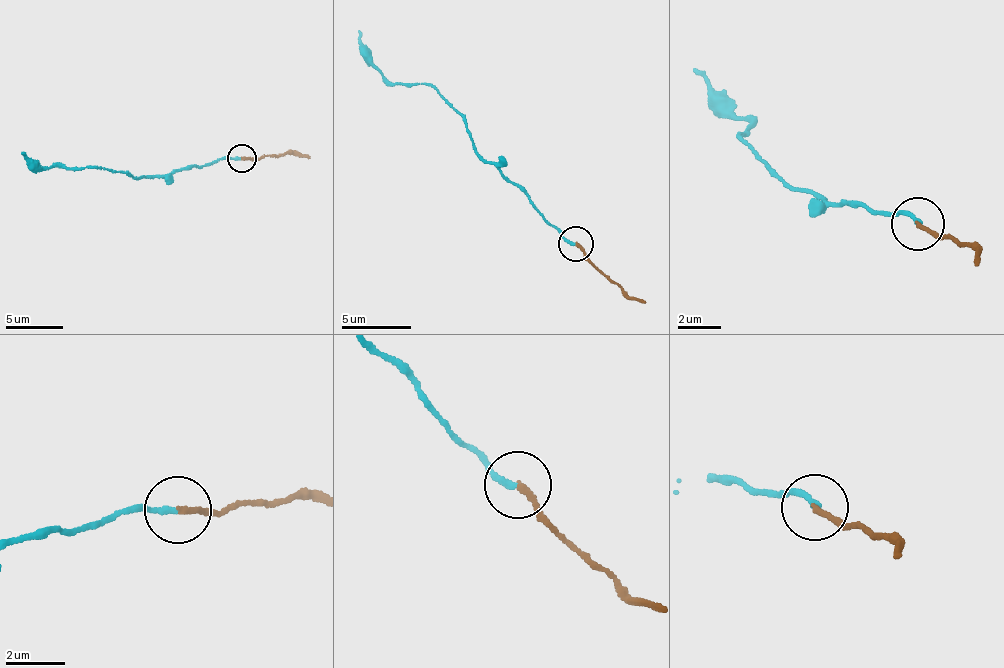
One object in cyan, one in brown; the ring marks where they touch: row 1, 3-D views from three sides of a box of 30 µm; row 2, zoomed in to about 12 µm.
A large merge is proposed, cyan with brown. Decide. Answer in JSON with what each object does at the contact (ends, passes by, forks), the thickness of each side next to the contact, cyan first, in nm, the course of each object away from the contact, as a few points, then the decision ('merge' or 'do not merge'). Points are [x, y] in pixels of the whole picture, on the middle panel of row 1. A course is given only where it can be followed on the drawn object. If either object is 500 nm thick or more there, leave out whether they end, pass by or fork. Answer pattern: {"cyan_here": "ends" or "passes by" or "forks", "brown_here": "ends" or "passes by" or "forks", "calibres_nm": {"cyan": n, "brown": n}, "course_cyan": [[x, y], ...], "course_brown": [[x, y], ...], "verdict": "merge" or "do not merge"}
{"cyan_here": "ends", "brown_here": "ends", "calibres_nm": {"cyan": 200, "brown": 200}, "course_cyan": [[575, 244], [475, 150], [469, 128], [436, 88], [391, 83], [375, 65], [359, 31]], "course_brown": [[575, 244], [612, 283], [644, 303]], "verdict": "merge"}

